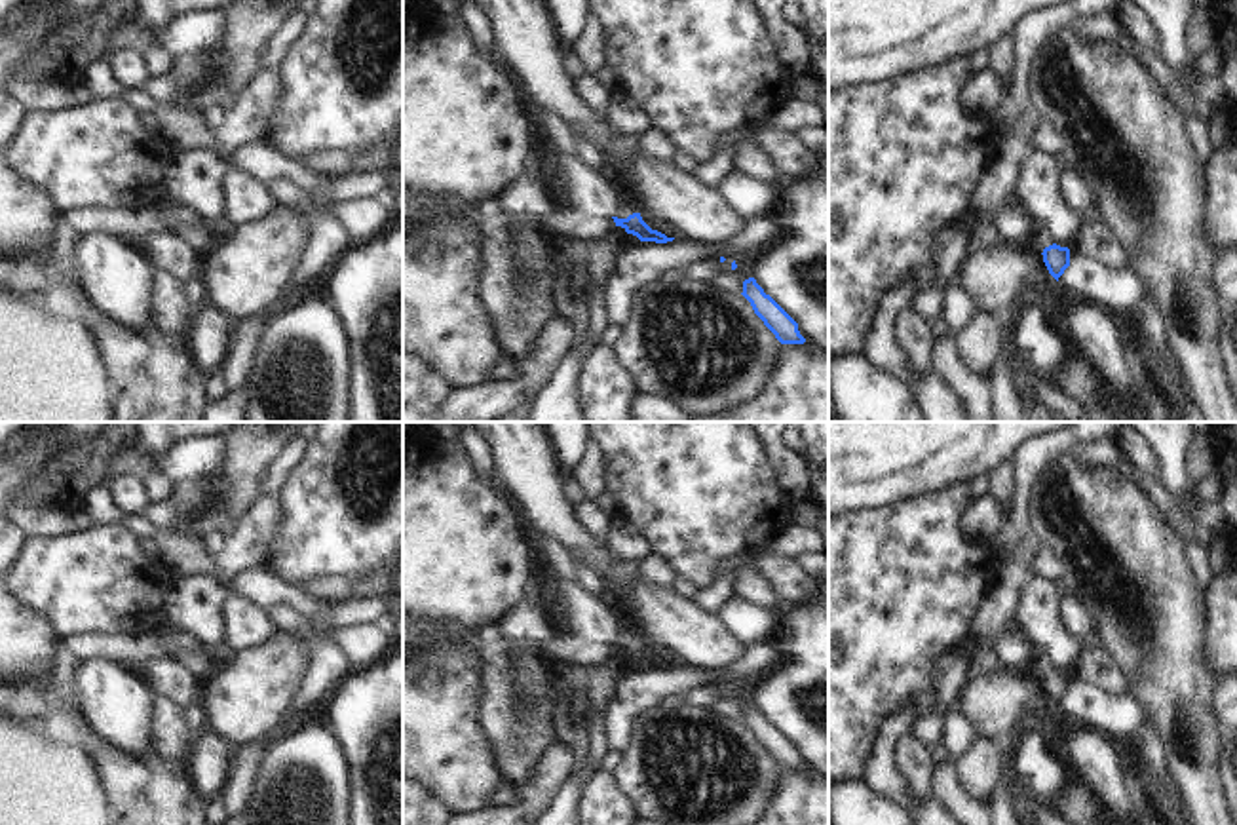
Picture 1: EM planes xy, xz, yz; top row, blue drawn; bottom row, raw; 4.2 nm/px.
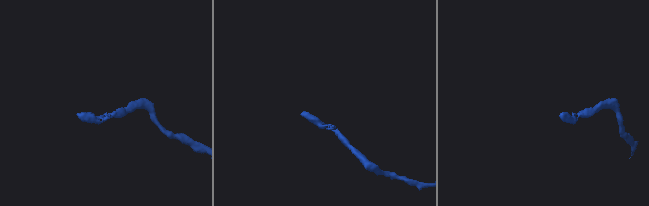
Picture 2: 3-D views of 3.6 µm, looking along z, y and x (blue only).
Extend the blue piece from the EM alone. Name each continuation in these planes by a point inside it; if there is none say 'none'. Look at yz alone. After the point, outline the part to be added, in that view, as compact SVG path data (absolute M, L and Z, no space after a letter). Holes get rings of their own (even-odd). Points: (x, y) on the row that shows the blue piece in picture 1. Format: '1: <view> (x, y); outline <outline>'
1: yz (1042, 238); outline M1037 228L1032 236L1032 247L1039 253L1043 253L1045 247L1053 245L1055 240L1045 228Z

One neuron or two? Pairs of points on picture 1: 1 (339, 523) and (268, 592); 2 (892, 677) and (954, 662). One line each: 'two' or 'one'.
1: two
2: two

